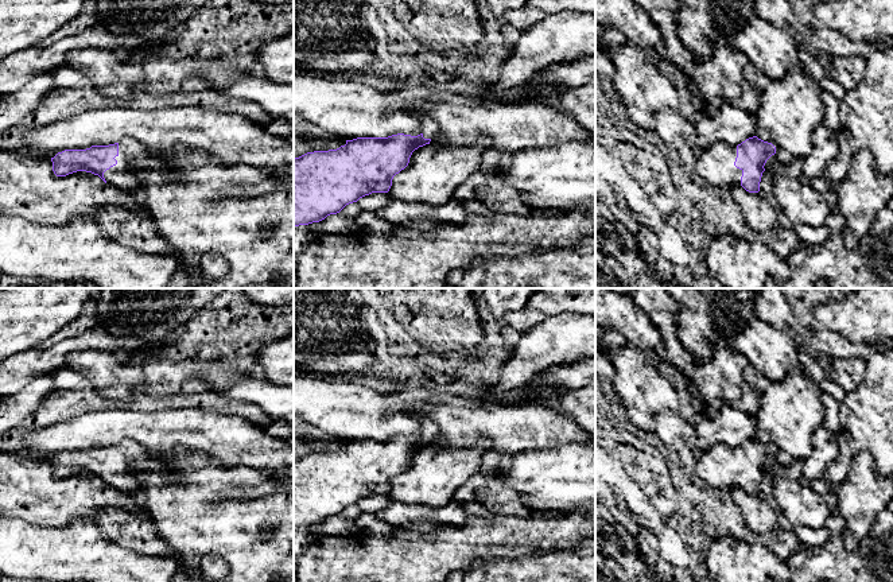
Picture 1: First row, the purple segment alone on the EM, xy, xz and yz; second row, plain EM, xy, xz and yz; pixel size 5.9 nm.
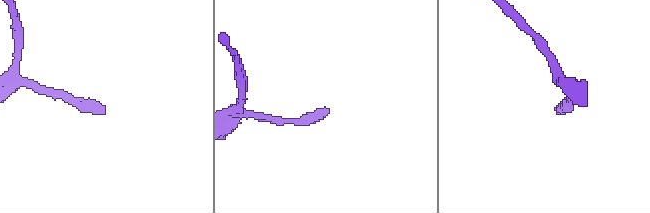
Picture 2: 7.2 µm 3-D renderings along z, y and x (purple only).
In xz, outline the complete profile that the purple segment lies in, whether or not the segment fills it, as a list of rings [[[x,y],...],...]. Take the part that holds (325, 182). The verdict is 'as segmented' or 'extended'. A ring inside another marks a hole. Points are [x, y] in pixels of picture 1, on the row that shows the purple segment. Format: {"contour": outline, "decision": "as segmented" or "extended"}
{"contour": [[[422,116],[420,120],[422,133],[418,136],[357,137],[337,150],[294,158],[294,226],[319,222],[372,193],[388,193],[393,176],[408,166],[412,152],[430,144],[439,131],[432,119]]], "decision": "extended"}

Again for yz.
{"contour": [[[757,136],[738,146],[717,141],[702,151],[695,174],[718,189],[741,185],[749,193],[758,193],[764,166],[774,154],[776,147]]], "decision": "extended"}

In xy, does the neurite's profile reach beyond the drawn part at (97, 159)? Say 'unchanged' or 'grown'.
grown

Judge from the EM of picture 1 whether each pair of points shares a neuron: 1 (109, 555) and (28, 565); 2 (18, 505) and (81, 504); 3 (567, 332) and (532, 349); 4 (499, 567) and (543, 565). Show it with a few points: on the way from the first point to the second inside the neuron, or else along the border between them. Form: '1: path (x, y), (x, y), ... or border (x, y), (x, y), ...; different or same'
1: path (89, 555), (49, 555); same
2: path (34, 504), (65, 504); same
3: path (559, 340), (540, 349); same
4: path (509, 567), (532, 567); same

